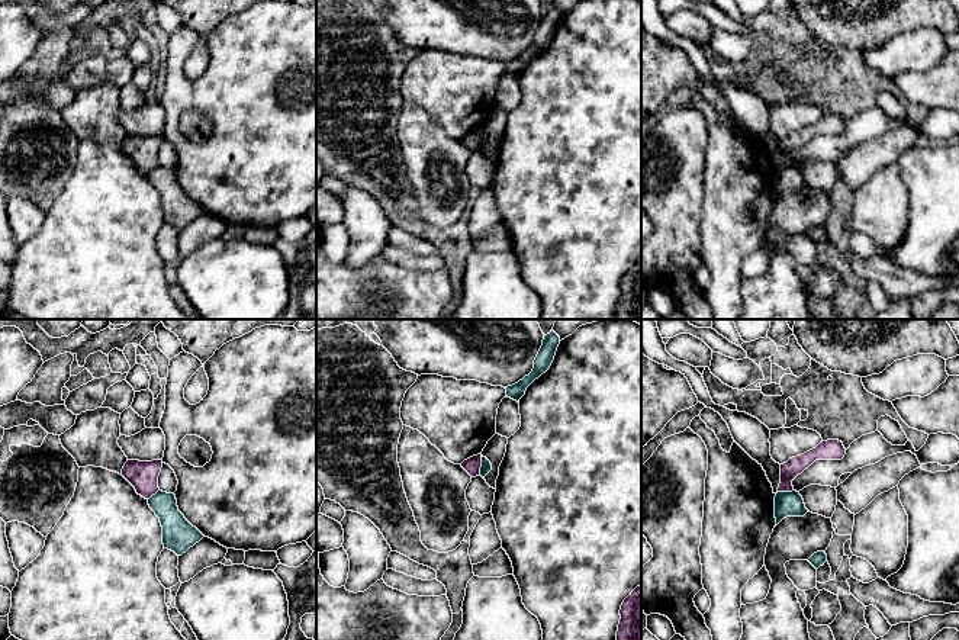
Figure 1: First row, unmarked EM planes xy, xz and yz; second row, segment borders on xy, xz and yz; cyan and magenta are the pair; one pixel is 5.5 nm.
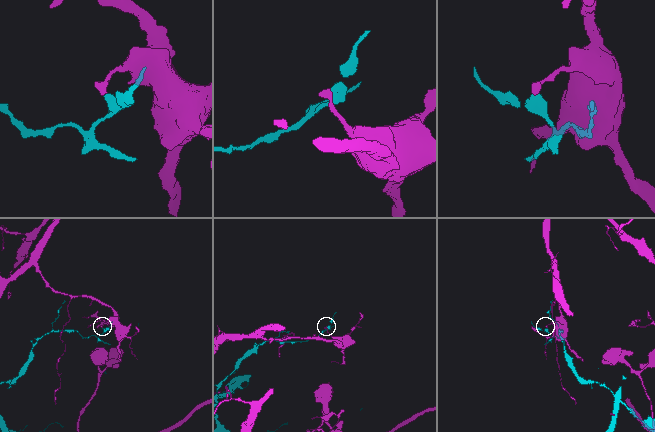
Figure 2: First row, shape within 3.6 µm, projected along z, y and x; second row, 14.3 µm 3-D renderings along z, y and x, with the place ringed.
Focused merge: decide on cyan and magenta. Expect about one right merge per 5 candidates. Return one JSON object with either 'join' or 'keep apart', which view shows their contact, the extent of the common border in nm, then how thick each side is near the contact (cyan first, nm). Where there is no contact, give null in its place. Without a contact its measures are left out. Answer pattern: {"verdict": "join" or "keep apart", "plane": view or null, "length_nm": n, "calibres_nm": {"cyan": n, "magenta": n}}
{"verdict": "keep apart", "plane": "xz", "length_nm": 110, "calibres_nm": {"cyan": 60, "magenta": 90}}

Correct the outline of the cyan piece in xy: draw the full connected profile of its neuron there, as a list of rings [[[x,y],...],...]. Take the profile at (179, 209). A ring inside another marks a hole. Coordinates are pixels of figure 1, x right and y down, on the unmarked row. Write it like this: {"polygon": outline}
{"polygon": [[[158,165],[148,174],[148,180],[160,193],[164,223],[181,231],[205,212],[178,186],[174,168]]]}

